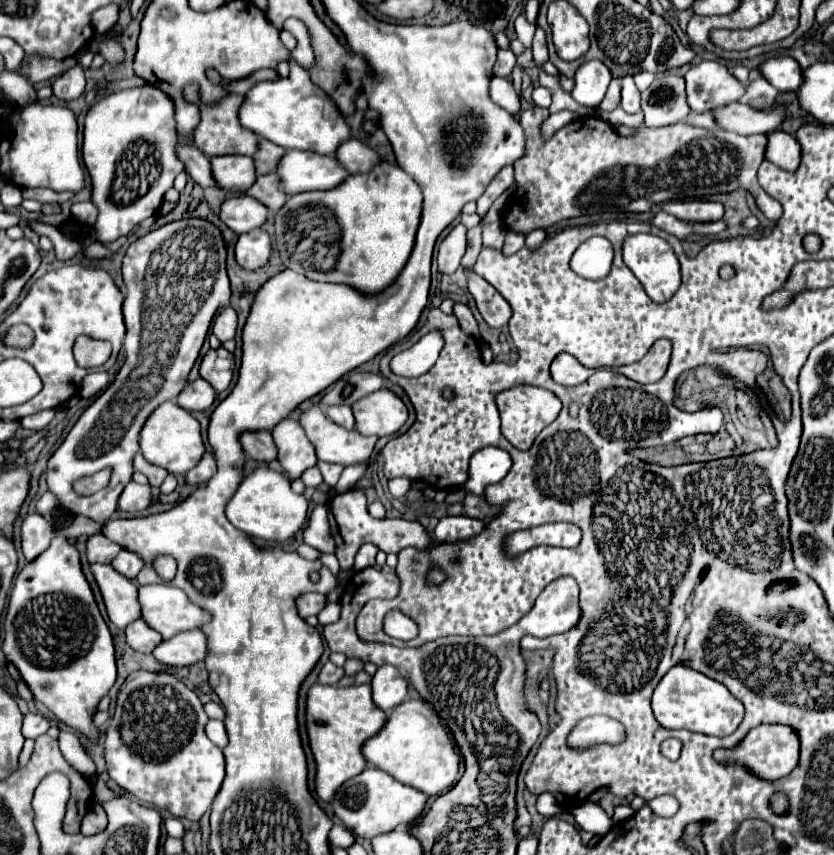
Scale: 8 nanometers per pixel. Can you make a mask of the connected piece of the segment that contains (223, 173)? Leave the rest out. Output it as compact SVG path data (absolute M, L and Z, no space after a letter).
M215 156L211 158L211 172L219 188L235 194L243 194L255 182L251 156Z

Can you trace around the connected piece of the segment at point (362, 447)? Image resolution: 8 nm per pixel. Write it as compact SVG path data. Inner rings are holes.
M311 406L301 412L299 424L315 446L317 458L331 464L347 466L355 462L367 462L377 442L377 438L361 436L355 430L343 430L331 422L319 406Z

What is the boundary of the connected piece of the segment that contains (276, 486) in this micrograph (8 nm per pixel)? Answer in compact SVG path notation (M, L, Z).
M257 466L241 480L237 492L225 506L225 516L235 528L253 538L283 542L293 538L305 524L307 500L291 490L291 480L285 474L275 472L269 466Z

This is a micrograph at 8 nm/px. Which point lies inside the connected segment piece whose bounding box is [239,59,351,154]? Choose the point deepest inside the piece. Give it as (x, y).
(291, 112)

